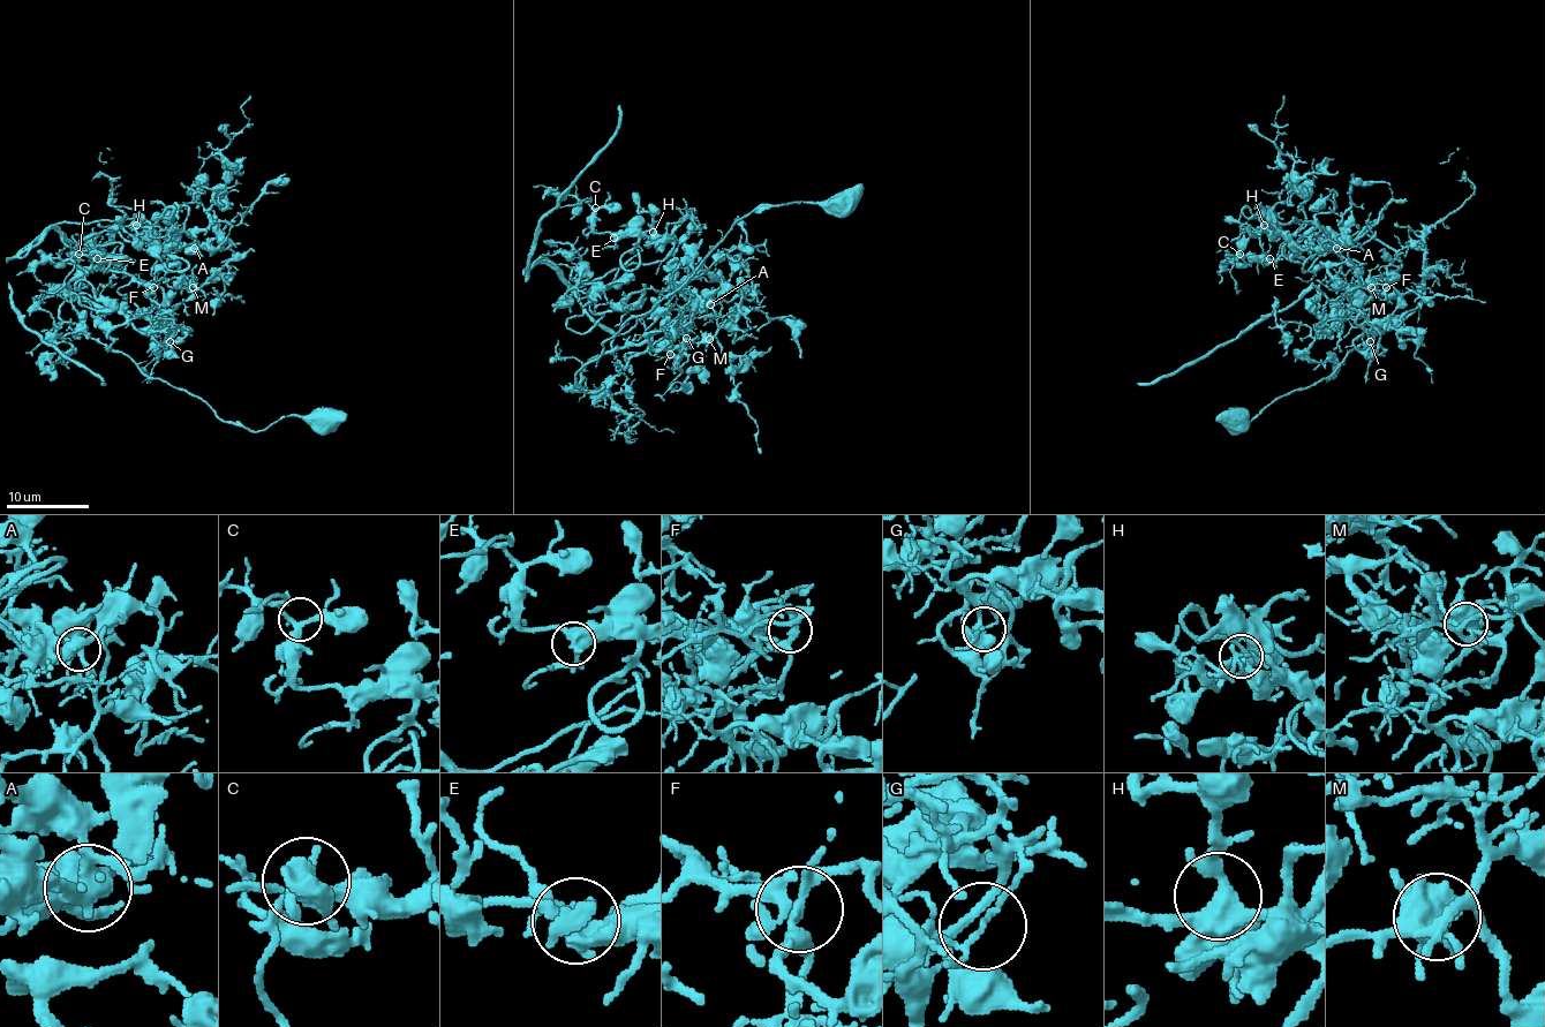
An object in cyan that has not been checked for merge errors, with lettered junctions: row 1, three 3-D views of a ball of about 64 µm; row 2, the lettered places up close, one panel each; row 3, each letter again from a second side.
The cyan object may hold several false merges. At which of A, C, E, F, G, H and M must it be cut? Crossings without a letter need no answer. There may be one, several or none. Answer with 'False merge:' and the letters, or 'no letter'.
False merge: G

